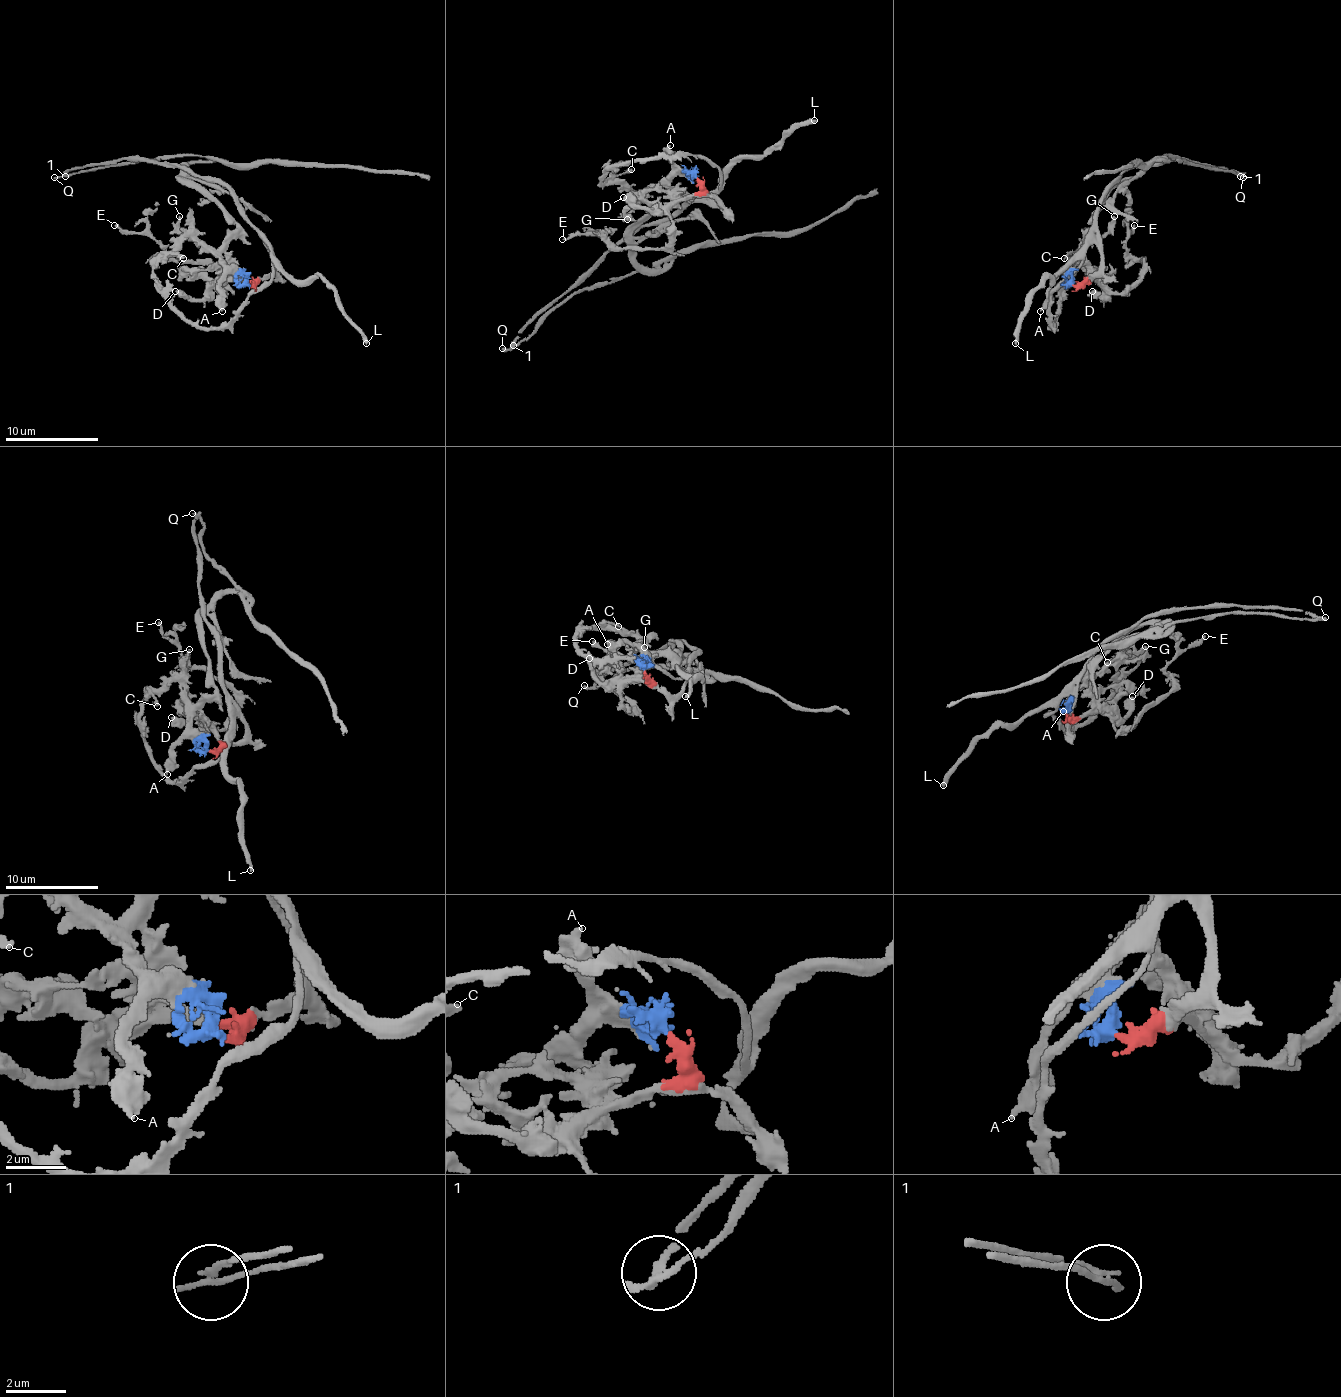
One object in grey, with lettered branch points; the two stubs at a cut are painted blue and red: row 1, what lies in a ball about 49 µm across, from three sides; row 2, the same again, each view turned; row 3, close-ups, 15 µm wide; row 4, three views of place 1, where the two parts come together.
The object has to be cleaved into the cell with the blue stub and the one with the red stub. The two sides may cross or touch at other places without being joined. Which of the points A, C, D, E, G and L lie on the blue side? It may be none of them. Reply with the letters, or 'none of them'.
A, G

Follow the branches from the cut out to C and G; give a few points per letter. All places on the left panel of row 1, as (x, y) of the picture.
C: (250, 285), (273, 269), (266, 243), (273, 276), (231, 321), (196, 328), (154, 274), (170, 255), (184, 257)
G: (247, 285), (233, 267), (226, 267), (200, 241), (191, 241), (182, 232), (179, 215)

